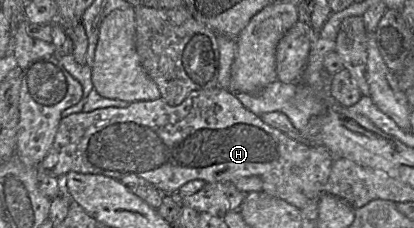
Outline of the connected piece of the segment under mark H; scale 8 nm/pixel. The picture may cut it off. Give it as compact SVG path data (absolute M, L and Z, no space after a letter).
M216 86L192 92L179 105L170 105L160 98L132 102L125 108L107 107L65 116L60 121L51 149L36 165L36 170L39 179L64 176L72 171L115 179L137 176L165 194L178 193L184 184L193 180L218 183L257 176L263 182L262 193L301 209L323 194L332 163L333 156L325 147L309 146L290 138L247 109L232 90Z

